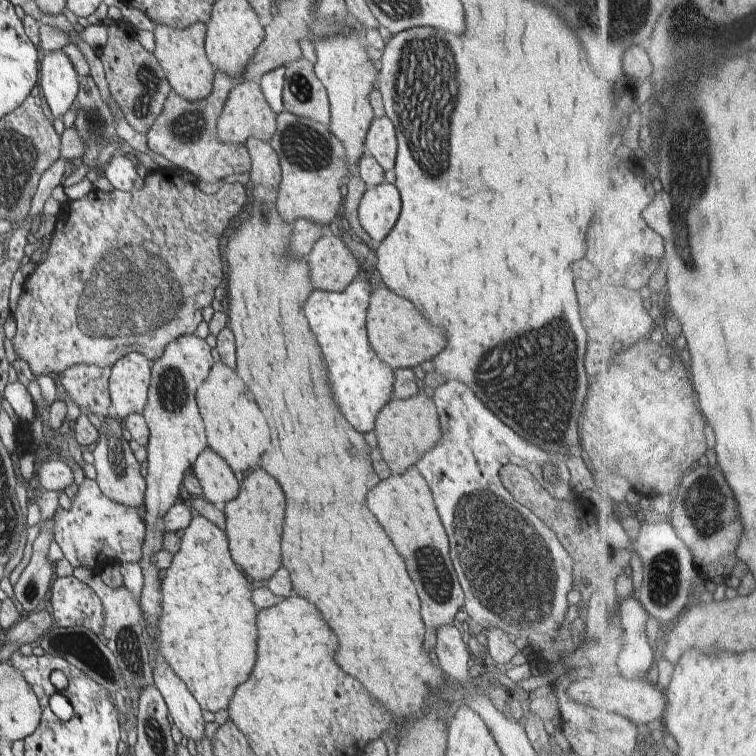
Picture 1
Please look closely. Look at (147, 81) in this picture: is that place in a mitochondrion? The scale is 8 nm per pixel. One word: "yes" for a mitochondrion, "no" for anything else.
yes

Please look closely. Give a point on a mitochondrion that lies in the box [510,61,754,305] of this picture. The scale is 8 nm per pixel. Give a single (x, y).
(691, 185)

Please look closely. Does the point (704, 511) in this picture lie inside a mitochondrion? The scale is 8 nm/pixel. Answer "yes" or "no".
yes

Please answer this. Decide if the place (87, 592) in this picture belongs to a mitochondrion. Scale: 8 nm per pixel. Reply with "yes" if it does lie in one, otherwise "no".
no

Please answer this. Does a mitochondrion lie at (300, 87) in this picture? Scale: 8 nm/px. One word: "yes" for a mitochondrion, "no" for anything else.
yes

